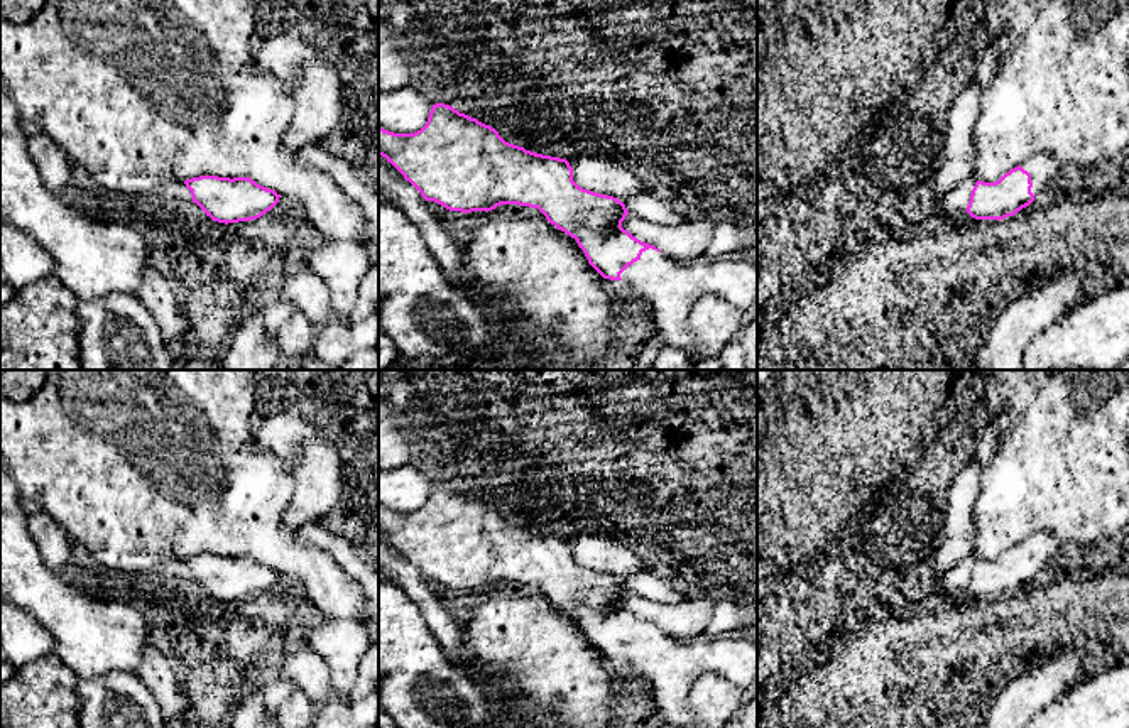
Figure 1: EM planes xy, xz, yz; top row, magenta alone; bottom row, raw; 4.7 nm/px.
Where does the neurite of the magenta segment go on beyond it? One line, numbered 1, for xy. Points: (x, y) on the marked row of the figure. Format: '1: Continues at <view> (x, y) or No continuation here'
1: No continuation here

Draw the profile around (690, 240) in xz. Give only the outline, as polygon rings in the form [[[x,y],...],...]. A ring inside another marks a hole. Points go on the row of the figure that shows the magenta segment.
[[[629,213],[622,221],[637,240],[654,245],[666,257],[676,262],[696,262],[710,245],[717,223],[703,220],[686,220],[681,225],[656,225]]]

